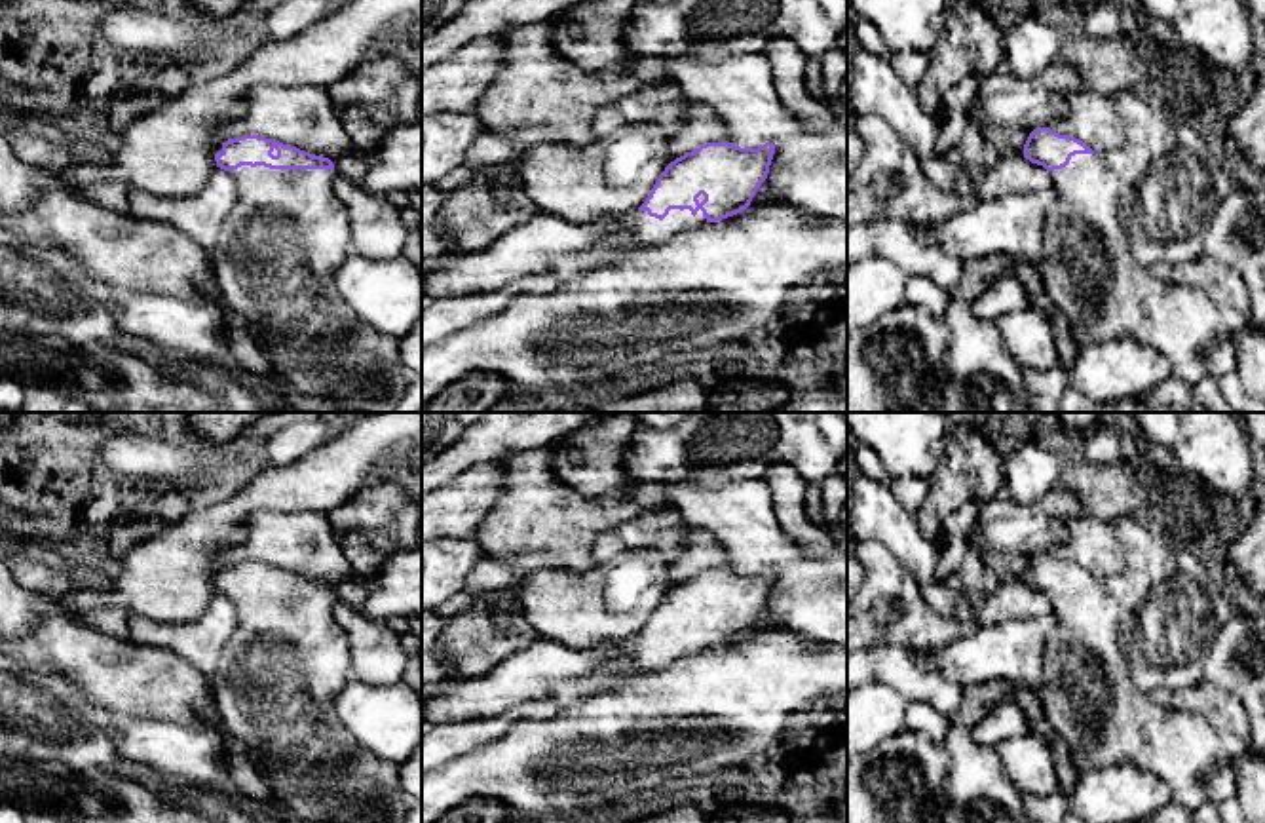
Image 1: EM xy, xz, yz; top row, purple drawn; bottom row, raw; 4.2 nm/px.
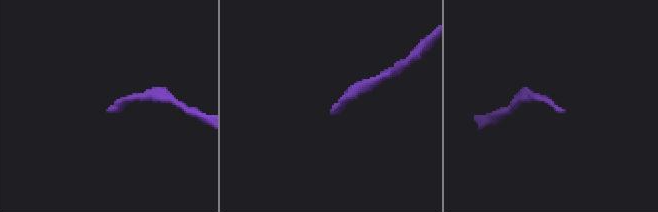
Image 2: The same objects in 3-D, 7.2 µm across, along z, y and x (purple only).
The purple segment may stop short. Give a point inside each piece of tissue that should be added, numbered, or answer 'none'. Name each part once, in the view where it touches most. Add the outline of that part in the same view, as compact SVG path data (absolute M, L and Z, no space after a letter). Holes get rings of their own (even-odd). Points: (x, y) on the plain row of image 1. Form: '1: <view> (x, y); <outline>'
1: xy (287, 658); M241 591L228 599L236 606L237 625L222 648L218 669L207 677L207 686L224 728L245 743L274 796L304 821L399 823L408 806L399 766L361 747L332 709L334 696L353 679L348 635L332 614L338 597Z

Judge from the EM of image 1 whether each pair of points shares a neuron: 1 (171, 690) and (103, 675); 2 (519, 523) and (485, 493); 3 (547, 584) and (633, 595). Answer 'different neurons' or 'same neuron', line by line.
1: same neuron
2: different neurons
3: same neuron

